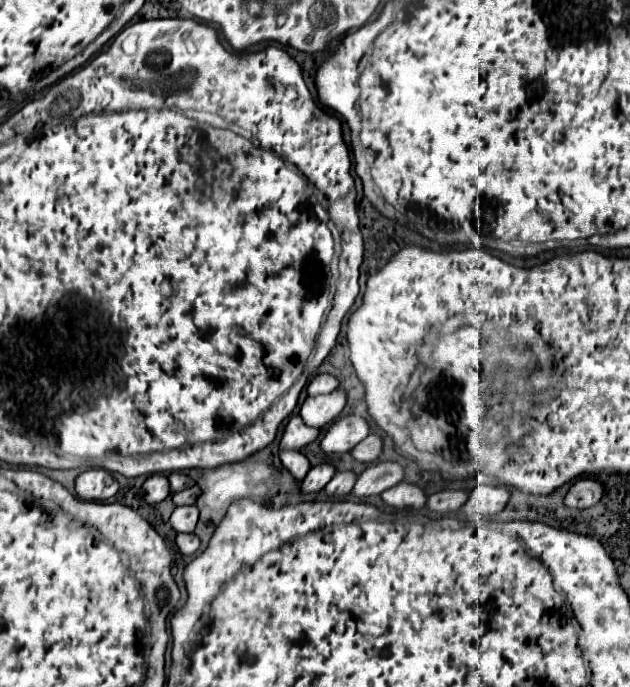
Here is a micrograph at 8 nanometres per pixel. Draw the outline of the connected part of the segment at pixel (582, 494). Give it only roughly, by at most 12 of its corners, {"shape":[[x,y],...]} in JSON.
{"shape":[[594,477],[578,479],[566,493],[566,505],[584,509],[604,497]]}

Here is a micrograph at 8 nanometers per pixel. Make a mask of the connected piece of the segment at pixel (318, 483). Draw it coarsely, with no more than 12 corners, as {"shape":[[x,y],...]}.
{"shape":[[320,463],[308,471],[300,487],[320,491],[336,473],[334,465]]}

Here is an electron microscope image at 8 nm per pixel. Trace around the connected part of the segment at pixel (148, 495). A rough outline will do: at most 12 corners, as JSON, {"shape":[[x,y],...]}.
{"shape":[[166,475],[144,481],[144,501],[150,505],[170,495]]}

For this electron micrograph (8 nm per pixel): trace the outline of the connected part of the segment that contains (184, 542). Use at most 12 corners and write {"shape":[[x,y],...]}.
{"shape":[[178,533],[176,547],[184,555],[194,555],[200,539],[194,533]]}

